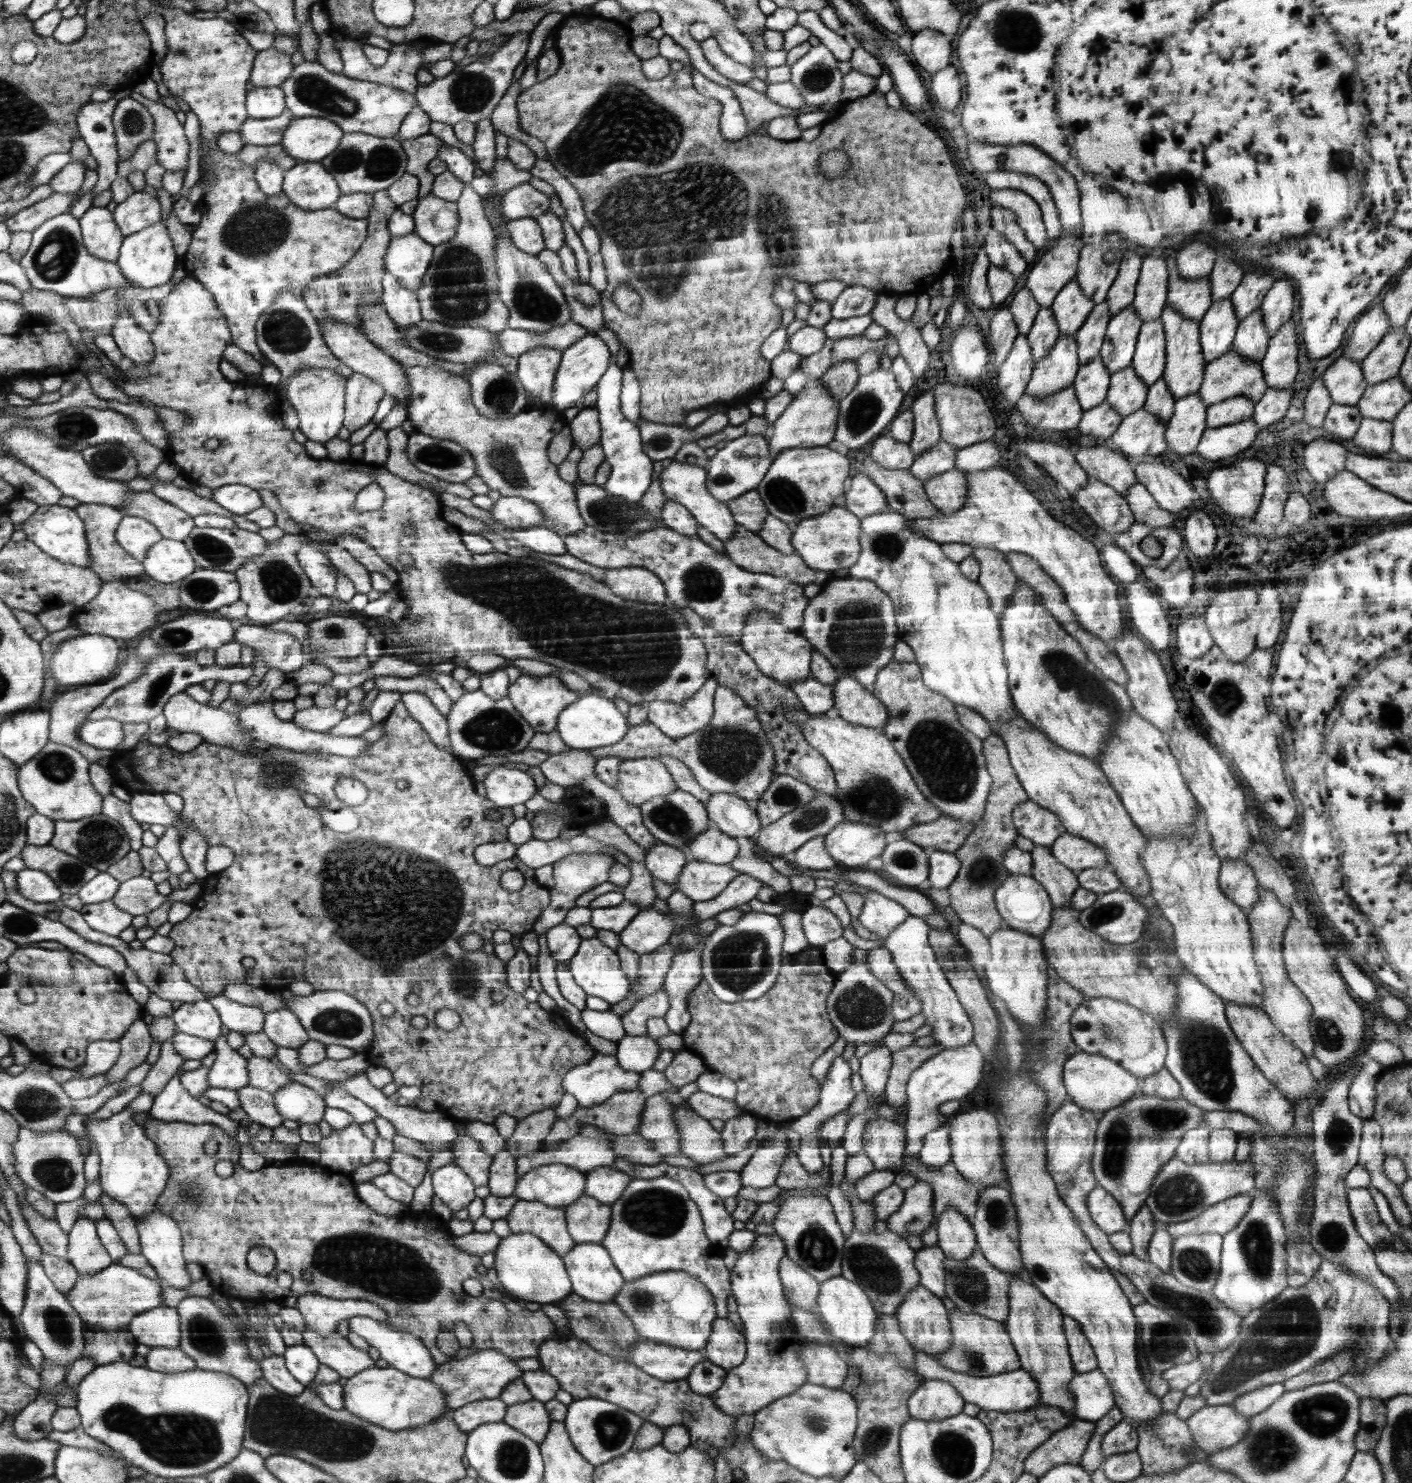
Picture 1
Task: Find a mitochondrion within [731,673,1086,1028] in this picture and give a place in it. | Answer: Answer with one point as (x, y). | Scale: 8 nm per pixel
(945, 759)

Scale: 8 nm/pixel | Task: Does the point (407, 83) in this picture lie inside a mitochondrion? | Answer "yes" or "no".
no

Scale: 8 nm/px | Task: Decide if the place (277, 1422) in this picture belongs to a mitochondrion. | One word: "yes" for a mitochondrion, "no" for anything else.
yes

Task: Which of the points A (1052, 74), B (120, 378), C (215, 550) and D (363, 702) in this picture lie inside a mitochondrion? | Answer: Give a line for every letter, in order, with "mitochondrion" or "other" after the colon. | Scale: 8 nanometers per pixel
A: other
B: other
C: mitochondrion
D: other

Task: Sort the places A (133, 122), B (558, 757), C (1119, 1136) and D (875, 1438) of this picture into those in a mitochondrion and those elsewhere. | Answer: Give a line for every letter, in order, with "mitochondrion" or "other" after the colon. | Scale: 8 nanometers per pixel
A: mitochondrion
B: other
C: mitochondrion
D: mitochondrion

